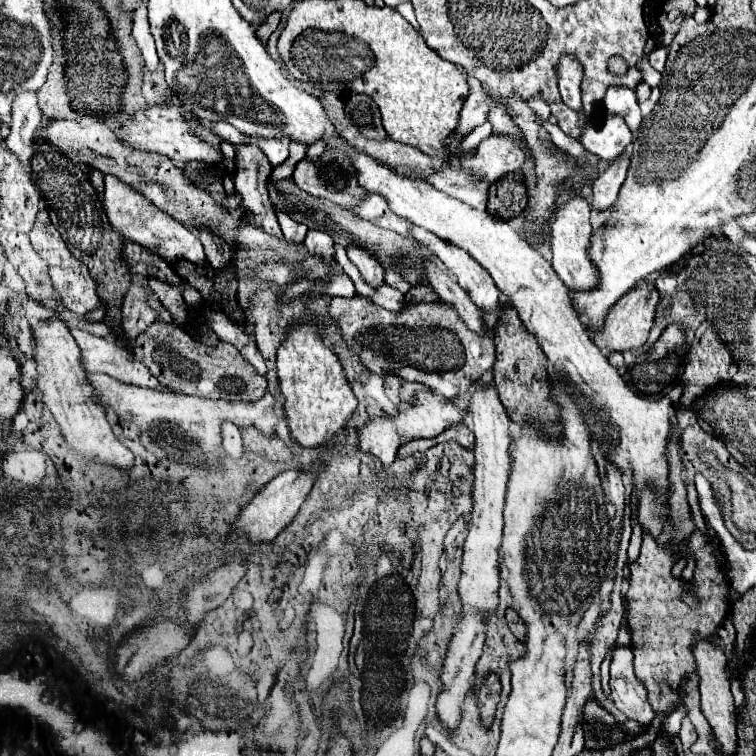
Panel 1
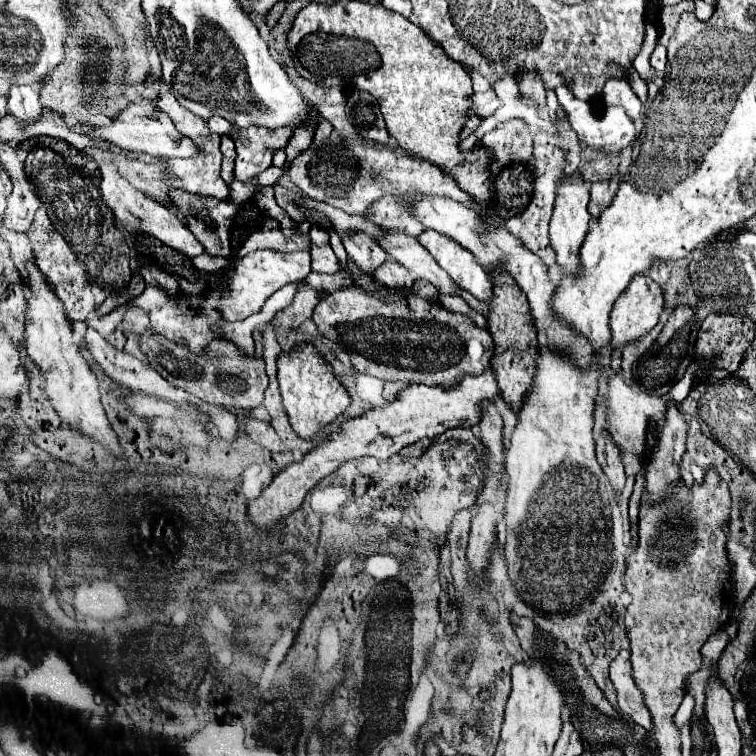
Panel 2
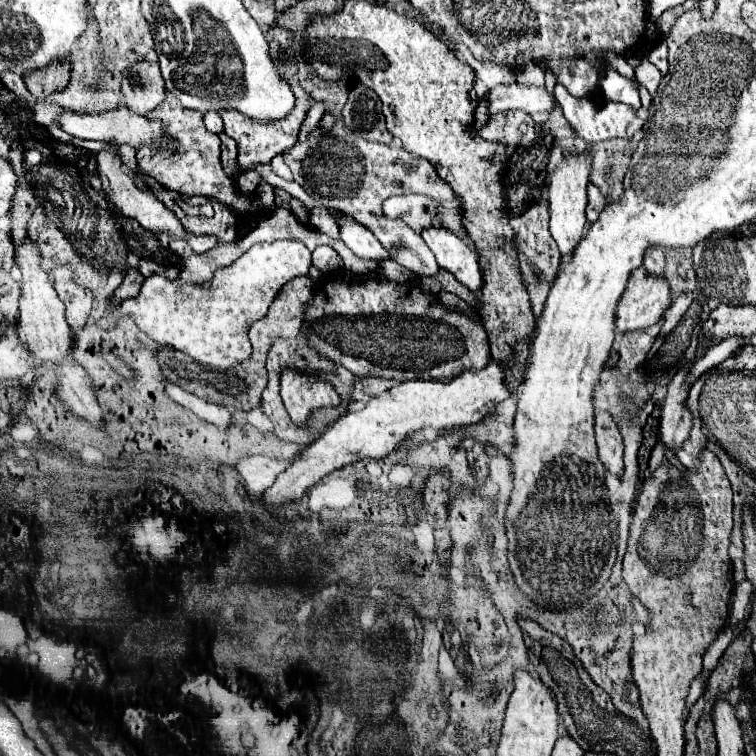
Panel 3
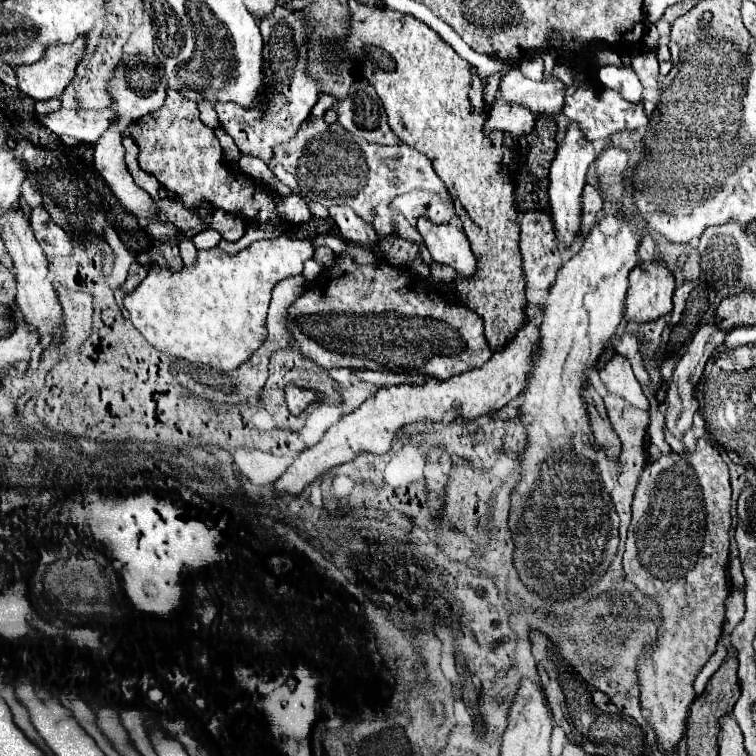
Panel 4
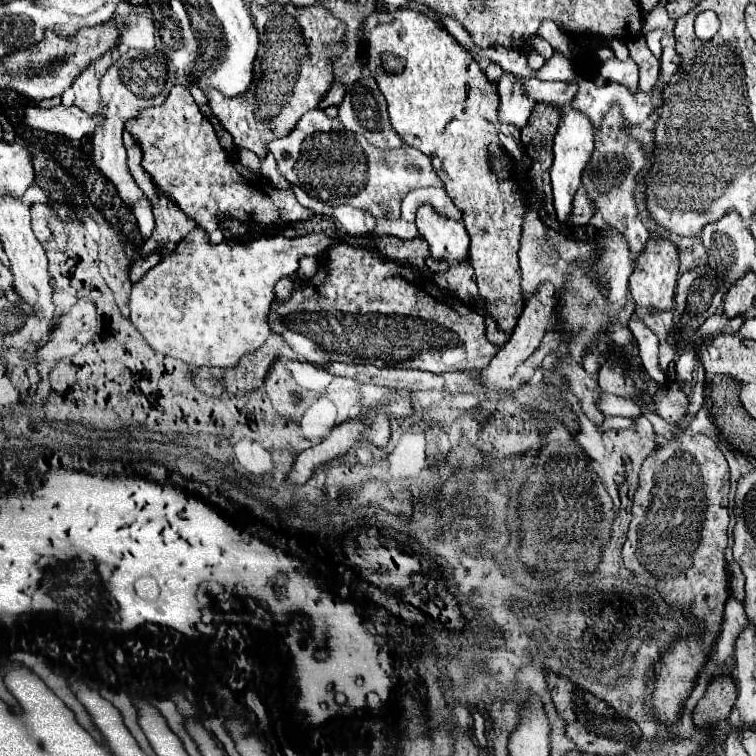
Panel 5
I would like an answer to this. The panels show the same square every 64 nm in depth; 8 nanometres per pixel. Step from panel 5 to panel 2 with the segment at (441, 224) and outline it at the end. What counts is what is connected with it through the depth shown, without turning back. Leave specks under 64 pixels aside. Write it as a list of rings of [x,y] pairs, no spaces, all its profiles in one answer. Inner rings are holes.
[[[424,230],[418,236],[418,242],[428,248],[428,252],[436,258],[436,262],[454,278],[454,282],[470,292],[480,302],[490,304],[494,296],[494,284],[490,280],[490,274],[480,268],[472,252],[456,244],[452,238],[438,234],[434,230]]]

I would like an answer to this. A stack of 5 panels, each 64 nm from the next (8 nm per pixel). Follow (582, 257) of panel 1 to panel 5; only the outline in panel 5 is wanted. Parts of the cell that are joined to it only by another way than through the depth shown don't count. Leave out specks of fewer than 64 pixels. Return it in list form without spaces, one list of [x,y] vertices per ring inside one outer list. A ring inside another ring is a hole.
[[[568,110],[562,124],[558,126],[558,132],[554,136],[554,164],[550,168],[552,176],[552,196],[554,196],[554,210],[558,214],[558,222],[568,224],[568,216],[572,214],[572,200],[576,190],[580,188],[582,172],[588,160],[594,152],[594,132],[590,120],[574,110]]]

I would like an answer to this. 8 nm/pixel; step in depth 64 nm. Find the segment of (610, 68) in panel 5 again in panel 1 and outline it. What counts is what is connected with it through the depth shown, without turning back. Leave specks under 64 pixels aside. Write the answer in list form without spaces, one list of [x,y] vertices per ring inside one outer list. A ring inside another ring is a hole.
[[[610,86],[604,96],[604,106],[608,114],[618,114],[620,118],[624,118],[628,128],[632,128],[632,132],[638,132],[642,114],[640,114],[640,106],[636,102],[634,90],[624,86]]]

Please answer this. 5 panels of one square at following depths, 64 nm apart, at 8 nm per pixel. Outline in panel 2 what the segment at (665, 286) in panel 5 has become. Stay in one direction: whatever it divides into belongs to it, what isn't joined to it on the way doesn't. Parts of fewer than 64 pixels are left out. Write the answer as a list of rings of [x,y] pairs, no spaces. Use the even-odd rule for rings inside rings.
[[[636,276],[632,284],[624,290],[624,294],[616,300],[612,312],[610,312],[610,328],[612,328],[612,340],[610,346],[618,348],[620,344],[632,344],[642,340],[658,322],[658,316],[662,312],[662,290],[660,286],[648,278],[648,276]]]

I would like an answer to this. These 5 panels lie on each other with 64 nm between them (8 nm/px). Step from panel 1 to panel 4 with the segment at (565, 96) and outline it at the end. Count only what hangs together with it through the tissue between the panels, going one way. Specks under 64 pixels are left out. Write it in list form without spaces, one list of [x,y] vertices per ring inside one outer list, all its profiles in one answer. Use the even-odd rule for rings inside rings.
[[[584,84],[584,86],[572,90],[570,94],[566,94],[562,112],[566,114],[566,118],[570,122],[578,124],[578,128],[582,130],[582,134],[590,142],[594,142],[594,140],[606,140],[608,136],[612,136],[616,132],[634,132],[640,126],[646,126],[648,124],[648,118],[644,114],[642,102],[640,104],[630,104],[630,102],[626,102],[620,96],[620,92],[614,92],[614,90],[598,92],[590,84]]]

